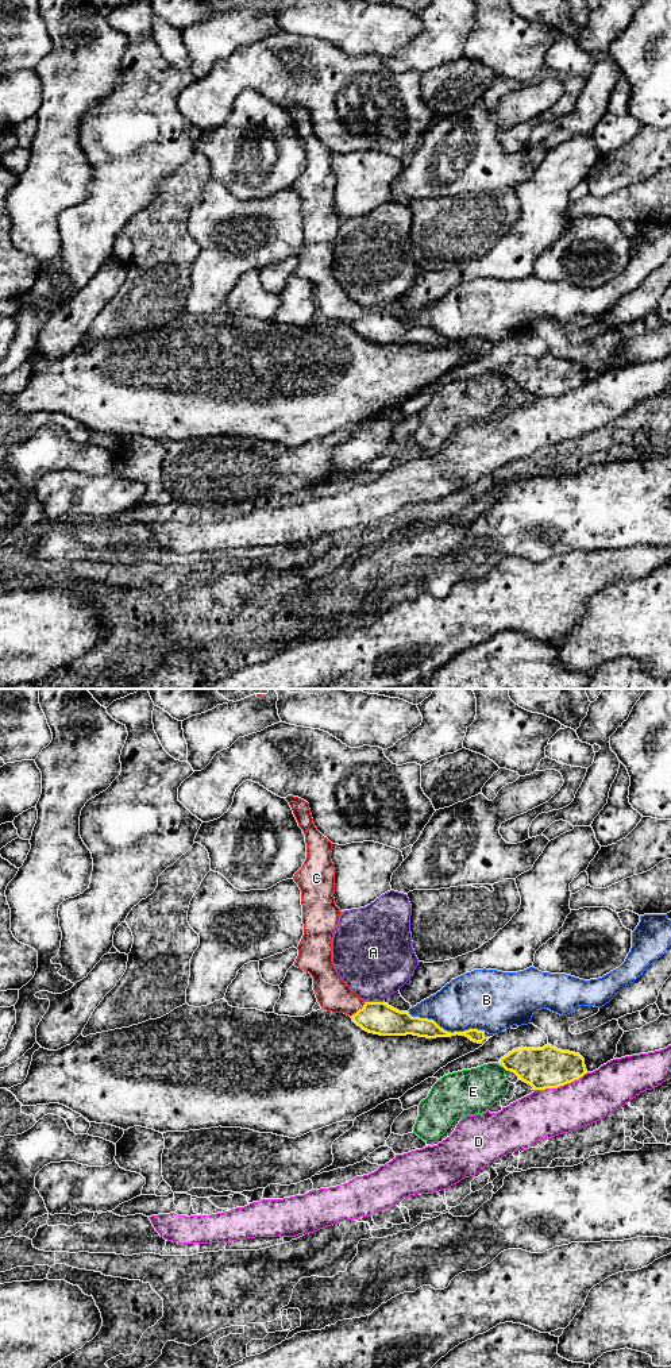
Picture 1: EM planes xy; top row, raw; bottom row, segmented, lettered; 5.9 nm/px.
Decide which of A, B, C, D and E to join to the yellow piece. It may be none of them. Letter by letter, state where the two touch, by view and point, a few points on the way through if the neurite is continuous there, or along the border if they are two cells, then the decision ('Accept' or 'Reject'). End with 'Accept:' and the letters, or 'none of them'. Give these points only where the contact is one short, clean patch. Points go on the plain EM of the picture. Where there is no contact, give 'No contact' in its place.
A: Touches yellow at xy (374, 311). Boundary: xy (365, 309), (382, 311). Reject
B: Touches yellow at xy (446, 339). Reject
C: Touches yellow at xy (359, 318). Path across: xy (380, 327), (367, 324), (359, 318), (332, 303). Accept
D: Touches yellow at xy (560, 393). Reject
E: Touches yellow at xy (504, 376). Reject
Accept: C

